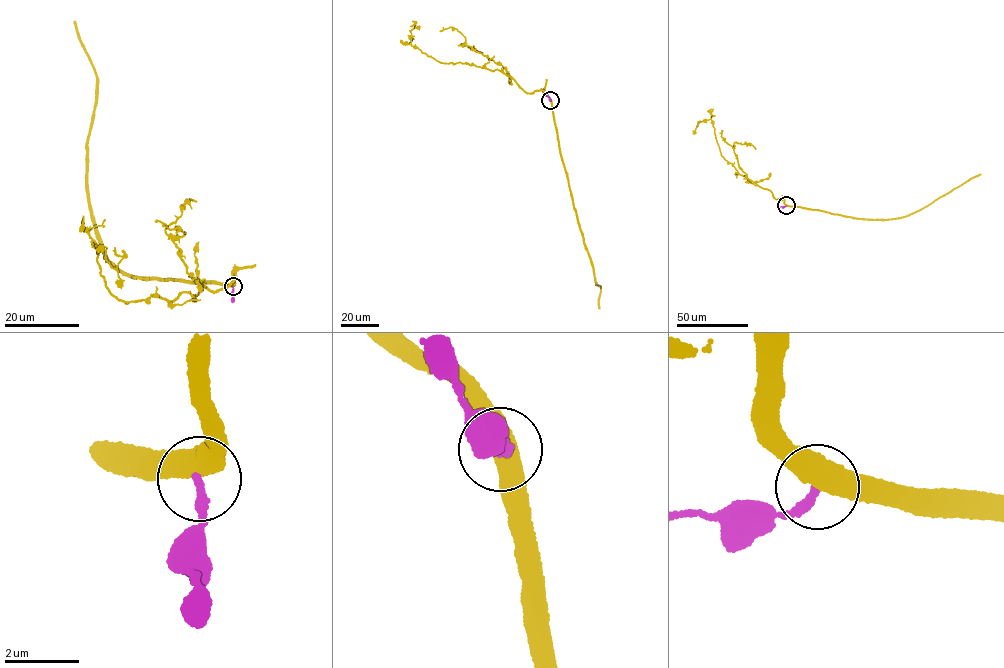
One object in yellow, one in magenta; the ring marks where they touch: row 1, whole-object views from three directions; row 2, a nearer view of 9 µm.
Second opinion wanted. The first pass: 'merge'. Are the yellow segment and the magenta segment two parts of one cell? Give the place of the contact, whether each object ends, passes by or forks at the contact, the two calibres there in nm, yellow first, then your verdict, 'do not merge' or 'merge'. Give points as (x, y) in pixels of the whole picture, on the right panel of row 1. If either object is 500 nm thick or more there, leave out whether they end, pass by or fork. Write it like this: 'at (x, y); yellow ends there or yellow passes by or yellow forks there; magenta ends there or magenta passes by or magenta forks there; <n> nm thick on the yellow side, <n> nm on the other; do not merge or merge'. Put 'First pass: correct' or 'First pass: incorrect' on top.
First pass: incorrect
at (786, 205); 550 nm thick on the yellow side, 260 nm on the other; do not merge

